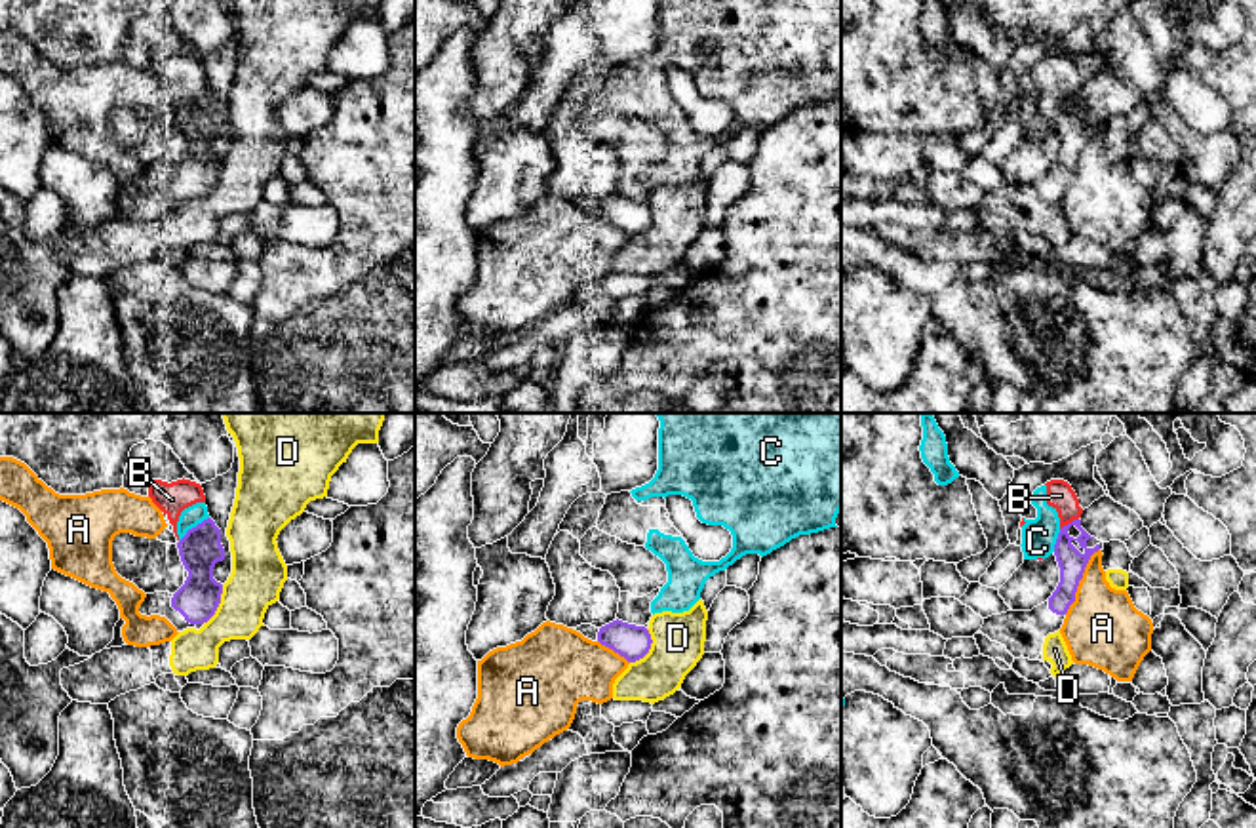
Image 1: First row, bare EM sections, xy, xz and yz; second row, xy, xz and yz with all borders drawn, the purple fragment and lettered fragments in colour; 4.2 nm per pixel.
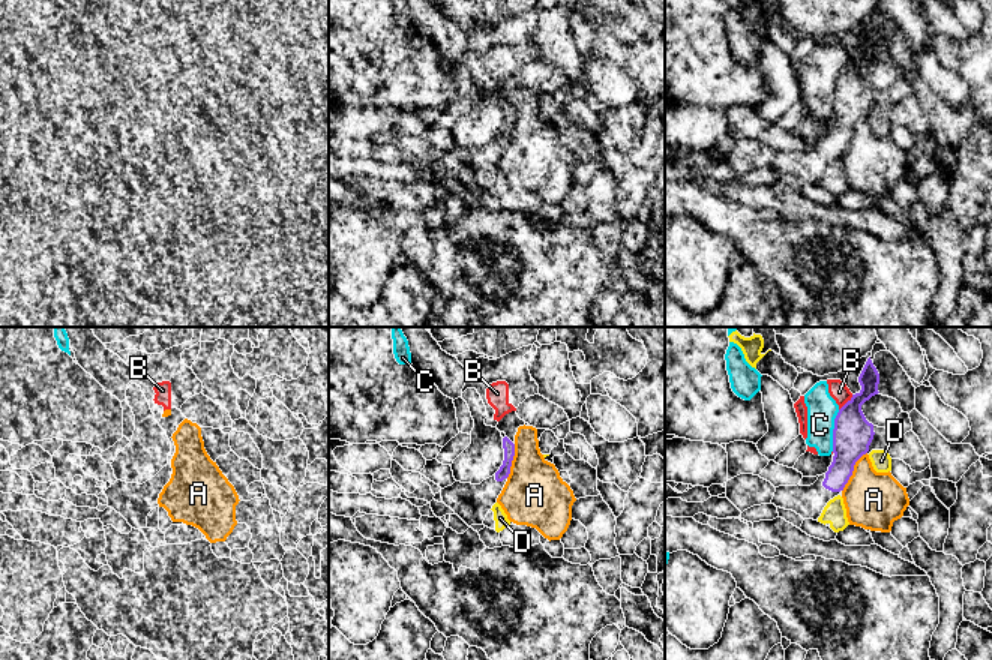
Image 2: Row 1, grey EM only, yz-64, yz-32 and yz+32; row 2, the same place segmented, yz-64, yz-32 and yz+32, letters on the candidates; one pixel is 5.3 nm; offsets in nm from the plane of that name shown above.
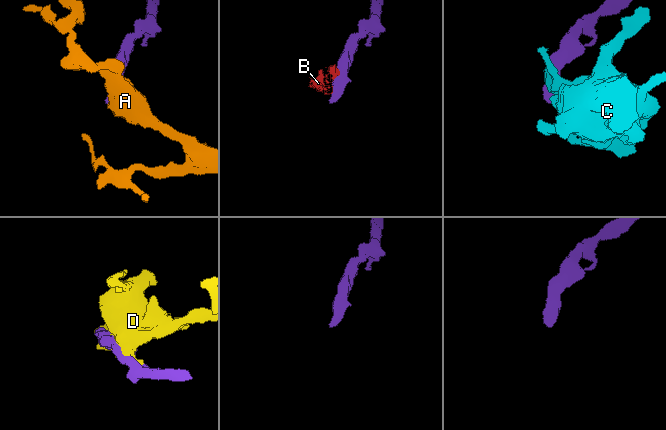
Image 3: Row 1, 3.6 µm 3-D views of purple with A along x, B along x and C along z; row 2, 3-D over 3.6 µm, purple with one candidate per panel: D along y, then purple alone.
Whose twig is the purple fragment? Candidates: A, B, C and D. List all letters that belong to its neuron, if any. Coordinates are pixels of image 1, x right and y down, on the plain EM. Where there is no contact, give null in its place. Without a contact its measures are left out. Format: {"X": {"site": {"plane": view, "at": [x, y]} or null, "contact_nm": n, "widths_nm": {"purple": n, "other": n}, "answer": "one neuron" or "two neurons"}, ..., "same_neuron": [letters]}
{"A": {"site": {"plane": "yz", "at": [1079, 153]}, "contact_nm": 320, "widths_nm": {"purple": 120, "other": 320}, "answer": "two neurons"}, "B": {"site": {"plane": "yz", "at": [1068, 98]}, "contact_nm": 90, "widths_nm": {"purple": 120, "other": 120}, "answer": "two neurons"}, "C": {"site": {"plane": "xy", "at": [193, 101]}, "contact_nm": 170, "widths_nm": {"purple": 180, "other": 90}, "answer": "two neurons"}, "D": {"site": {"plane": "xz", "at": [649, 221]}, "contact_nm": 170, "widths_nm": {"purple": 150, "other": 220}, "answer": "two neurons"}, "same_neuron": []}

